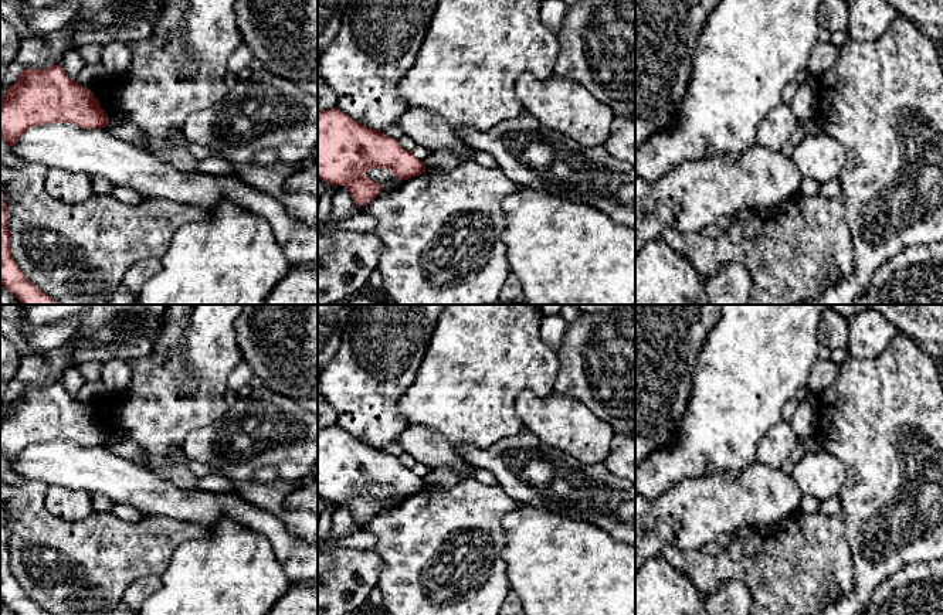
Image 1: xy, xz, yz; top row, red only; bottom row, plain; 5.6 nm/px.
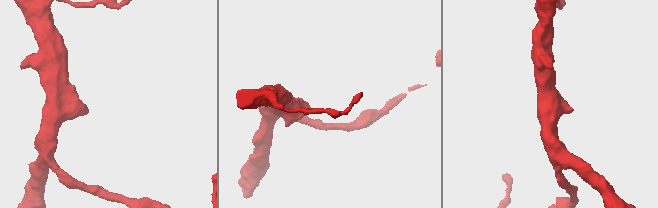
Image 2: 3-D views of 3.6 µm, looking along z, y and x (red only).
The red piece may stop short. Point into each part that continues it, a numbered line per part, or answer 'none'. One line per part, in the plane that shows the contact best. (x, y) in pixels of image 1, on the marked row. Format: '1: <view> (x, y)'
none

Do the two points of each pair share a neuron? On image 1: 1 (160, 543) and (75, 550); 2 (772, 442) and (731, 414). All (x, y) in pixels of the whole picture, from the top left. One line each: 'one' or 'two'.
1: one
2: two

